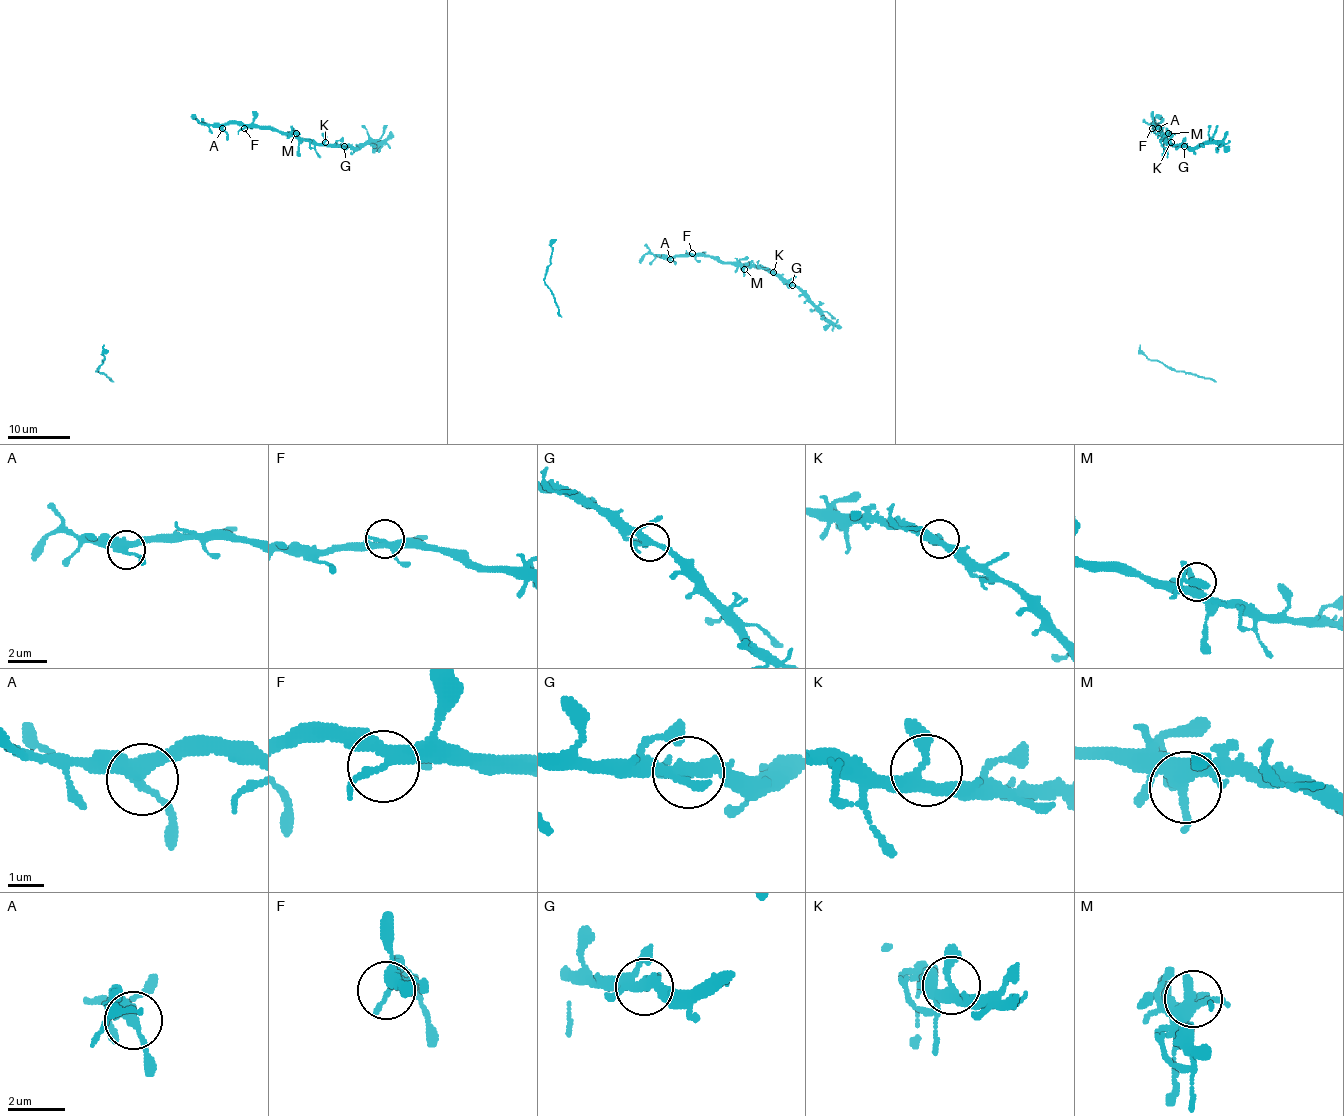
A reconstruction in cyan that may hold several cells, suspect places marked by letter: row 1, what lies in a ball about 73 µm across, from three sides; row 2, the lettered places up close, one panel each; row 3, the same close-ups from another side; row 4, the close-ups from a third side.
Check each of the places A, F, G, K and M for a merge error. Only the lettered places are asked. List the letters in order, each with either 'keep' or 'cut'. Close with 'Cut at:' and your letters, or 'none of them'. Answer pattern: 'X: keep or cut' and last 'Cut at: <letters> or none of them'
A: keep
F: keep
G: keep
K: keep
M: keep
Cut at: none of them

